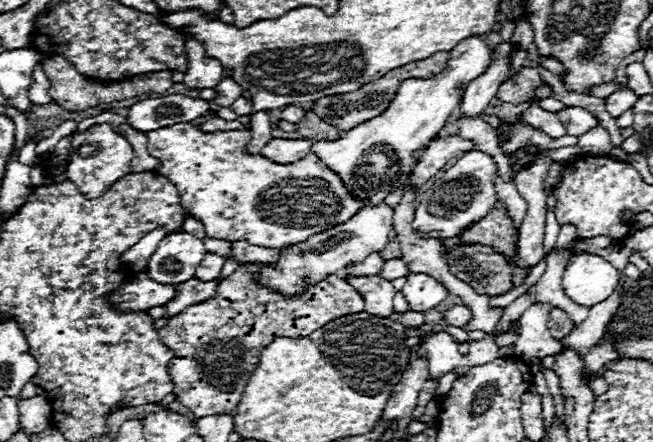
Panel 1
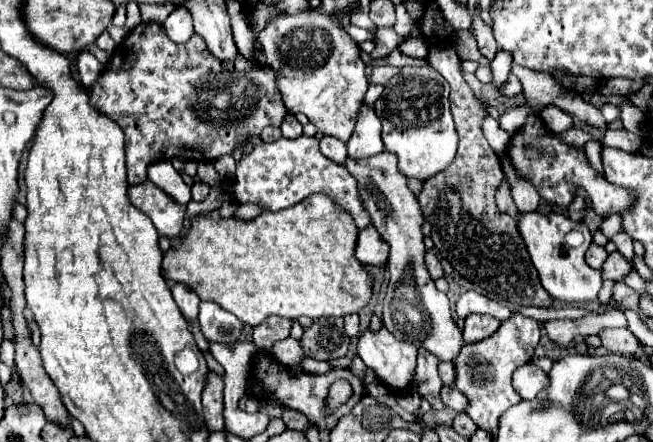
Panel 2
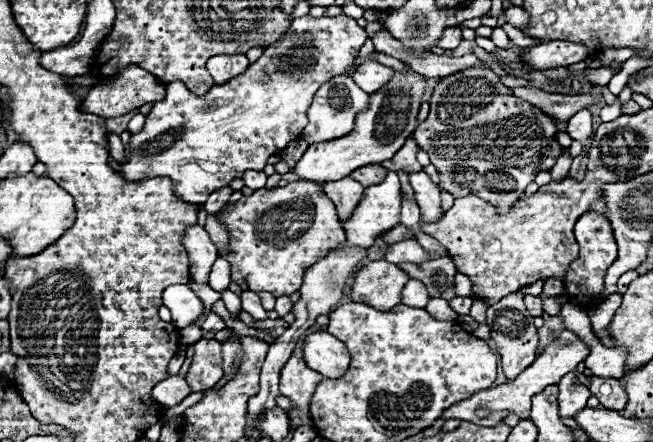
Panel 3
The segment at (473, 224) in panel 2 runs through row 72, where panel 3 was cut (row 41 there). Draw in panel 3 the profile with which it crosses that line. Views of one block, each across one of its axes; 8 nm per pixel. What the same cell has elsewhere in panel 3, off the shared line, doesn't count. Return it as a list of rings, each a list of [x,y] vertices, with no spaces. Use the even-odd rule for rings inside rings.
[[[458,26],[446,28],[444,36],[440,38],[440,48],[444,48],[444,50],[454,50],[460,42],[462,42],[462,32],[460,32],[460,28],[458,28]]]

